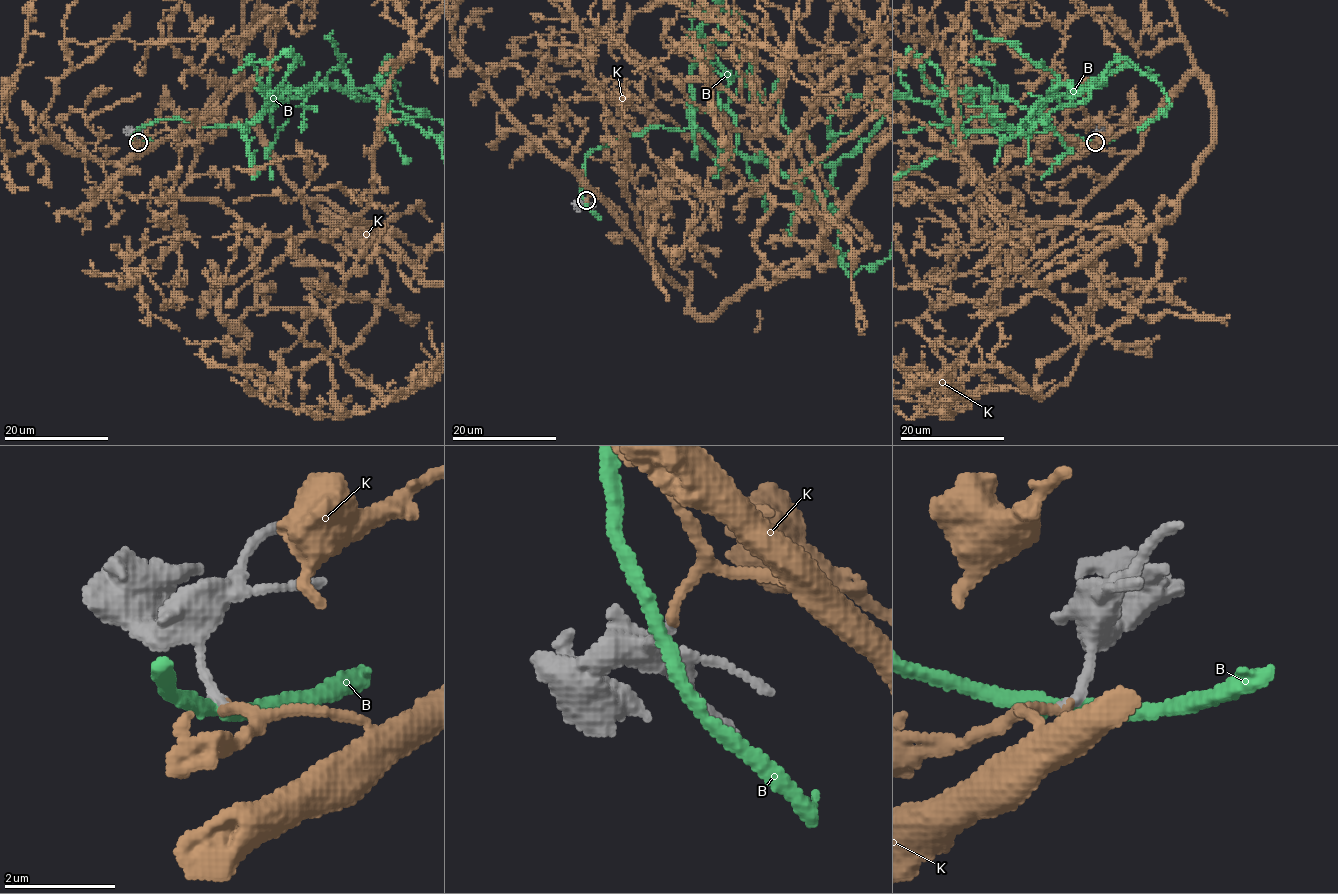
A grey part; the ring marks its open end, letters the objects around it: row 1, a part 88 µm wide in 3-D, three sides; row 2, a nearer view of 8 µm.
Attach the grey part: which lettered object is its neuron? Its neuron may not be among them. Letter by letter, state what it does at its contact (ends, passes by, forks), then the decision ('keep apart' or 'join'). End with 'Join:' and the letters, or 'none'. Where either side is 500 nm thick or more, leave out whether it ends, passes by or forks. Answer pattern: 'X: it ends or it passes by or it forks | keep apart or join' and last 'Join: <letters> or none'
B: it passes by | keep apart
K: it ends | join
Join: K

